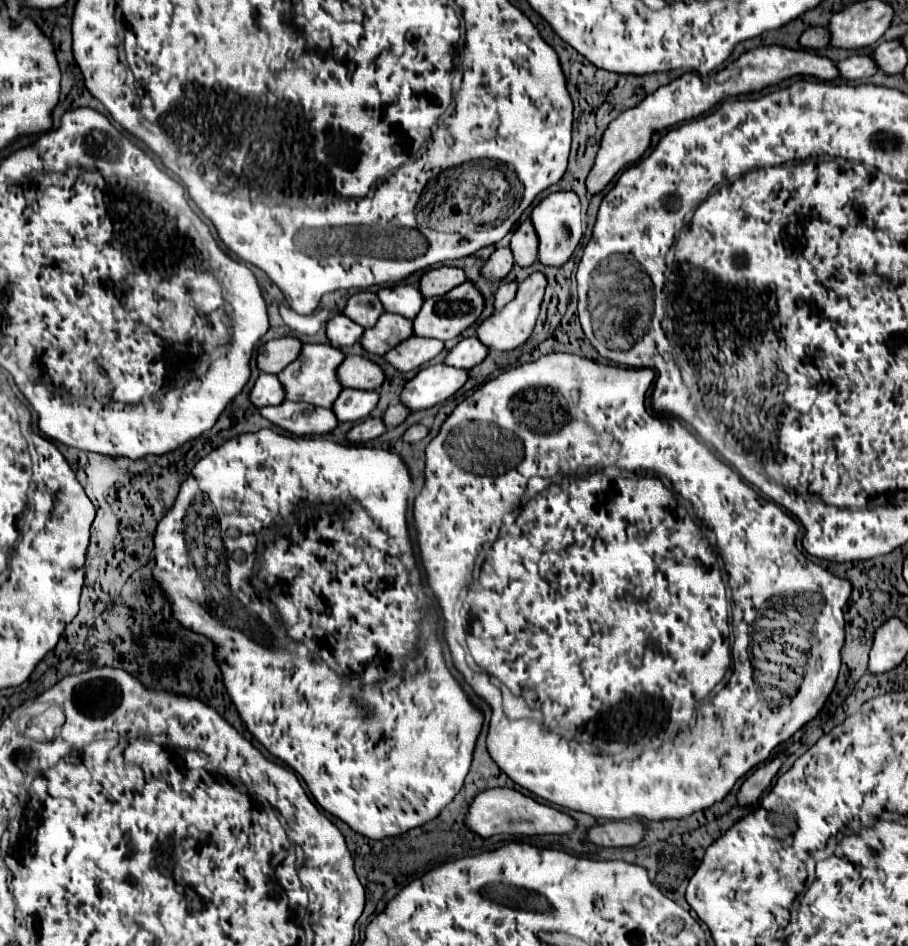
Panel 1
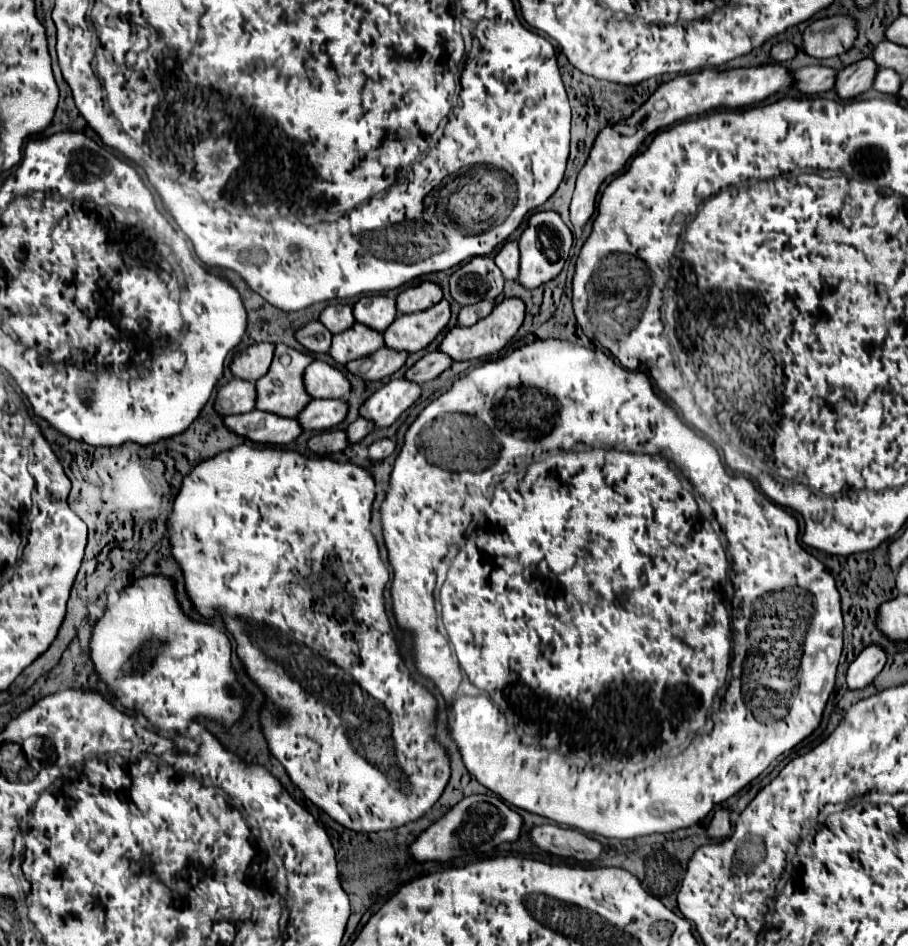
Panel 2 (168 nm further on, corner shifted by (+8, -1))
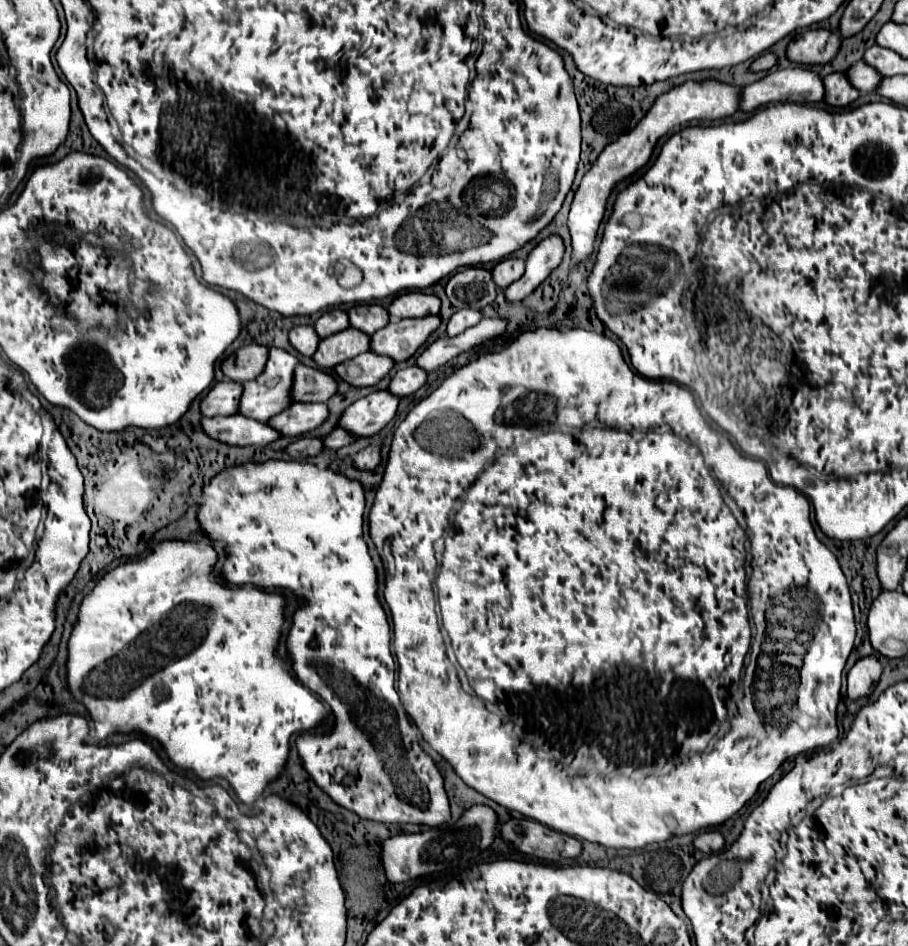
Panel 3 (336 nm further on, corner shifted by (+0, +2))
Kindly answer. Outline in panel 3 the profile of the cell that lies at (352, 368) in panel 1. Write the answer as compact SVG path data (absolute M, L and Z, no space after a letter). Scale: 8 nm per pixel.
M299 365L295 369L293 399L303 403L325 403L337 393L337 381L319 367Z

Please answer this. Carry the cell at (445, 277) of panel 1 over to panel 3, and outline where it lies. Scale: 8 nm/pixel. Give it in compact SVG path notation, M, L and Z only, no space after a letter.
M409 291L389 305L389 315L399 319L413 319L413 317L425 317L435 315L441 309L441 299L437 295L427 295L421 291Z

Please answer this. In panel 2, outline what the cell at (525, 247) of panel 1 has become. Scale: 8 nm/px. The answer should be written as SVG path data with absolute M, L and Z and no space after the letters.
M505 242L505 246L493 258L497 268L503 272L507 280L517 280L519 274L519 248L517 242Z

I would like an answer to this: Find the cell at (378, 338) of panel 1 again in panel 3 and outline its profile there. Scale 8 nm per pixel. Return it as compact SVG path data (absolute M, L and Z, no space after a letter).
M349 327L345 331L339 331L337 335L323 339L313 359L319 363L319 367L331 369L337 363L353 359L369 349L371 349L371 337L363 331L357 331L355 327Z

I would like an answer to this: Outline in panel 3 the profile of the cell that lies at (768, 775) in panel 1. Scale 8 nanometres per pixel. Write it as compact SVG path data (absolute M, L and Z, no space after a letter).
M703 831L695 837L695 847L705 855L713 855L721 851L725 845L725 837L721 831Z

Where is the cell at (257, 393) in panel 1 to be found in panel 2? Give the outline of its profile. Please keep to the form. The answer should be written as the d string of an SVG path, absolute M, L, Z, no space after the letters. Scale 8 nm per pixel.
M229 380L217 390L217 398L213 404L215 412L221 416L229 414L245 414L255 408L255 384L247 380Z

